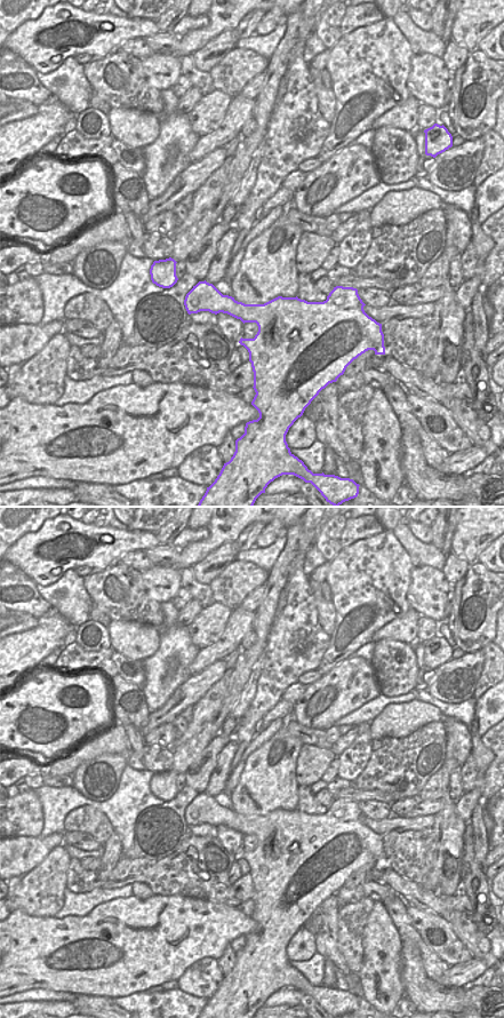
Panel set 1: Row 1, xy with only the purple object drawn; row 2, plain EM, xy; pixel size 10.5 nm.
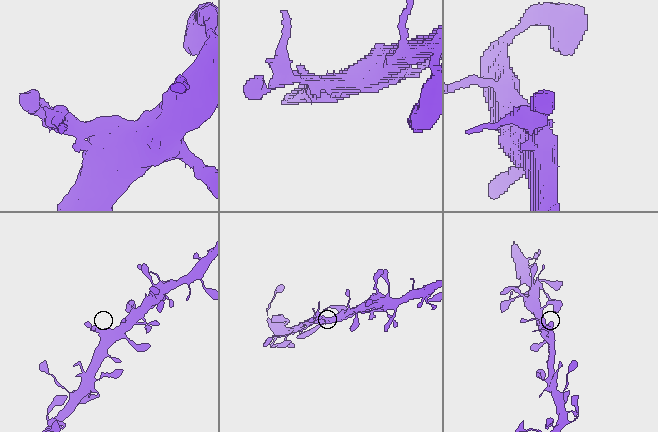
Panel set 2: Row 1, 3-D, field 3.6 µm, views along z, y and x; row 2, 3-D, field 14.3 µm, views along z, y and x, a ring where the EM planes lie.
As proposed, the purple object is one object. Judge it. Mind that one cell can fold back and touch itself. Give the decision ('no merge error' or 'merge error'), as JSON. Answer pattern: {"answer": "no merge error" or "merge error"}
{"answer": "no merge error"}

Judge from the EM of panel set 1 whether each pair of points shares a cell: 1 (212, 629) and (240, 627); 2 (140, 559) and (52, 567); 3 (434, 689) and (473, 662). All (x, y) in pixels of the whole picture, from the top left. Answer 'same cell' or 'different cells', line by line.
1: different cells
2: different cells
3: same cell

